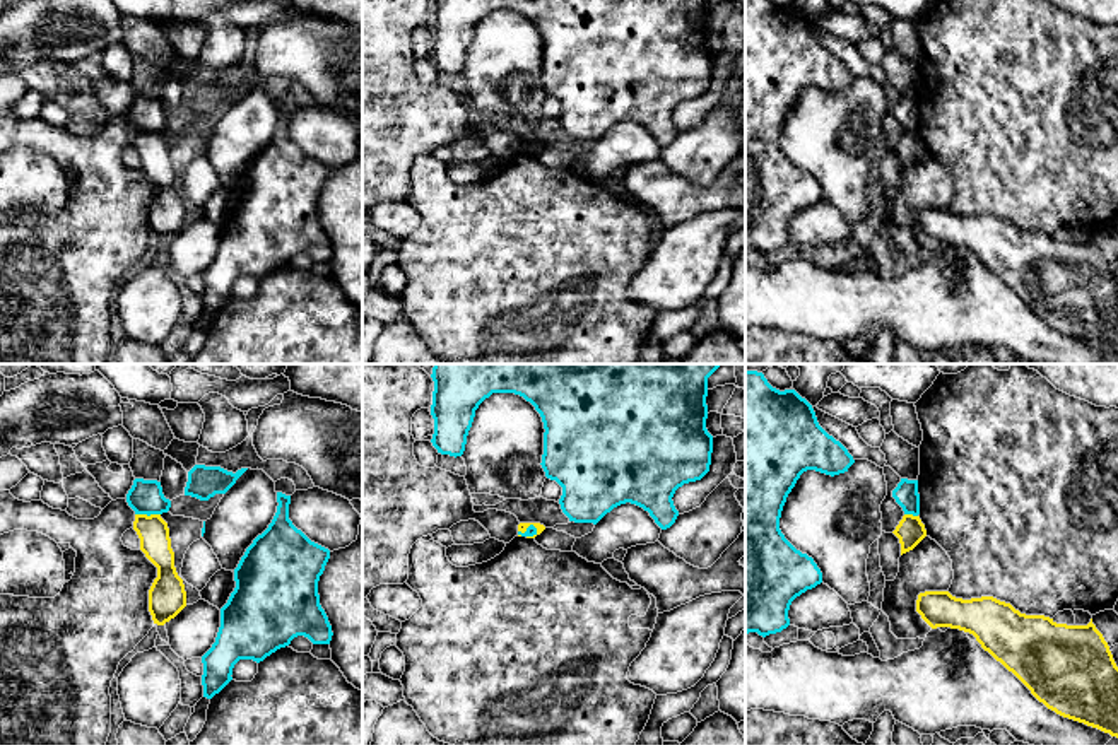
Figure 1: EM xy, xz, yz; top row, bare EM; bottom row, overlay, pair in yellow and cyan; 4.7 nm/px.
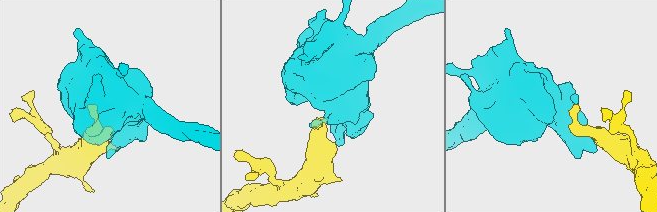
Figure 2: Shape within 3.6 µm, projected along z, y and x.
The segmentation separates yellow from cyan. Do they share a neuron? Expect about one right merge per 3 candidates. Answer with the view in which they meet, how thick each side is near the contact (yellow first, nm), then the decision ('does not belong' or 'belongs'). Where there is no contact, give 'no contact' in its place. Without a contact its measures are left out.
xy | 150/160 nm | does not belong

